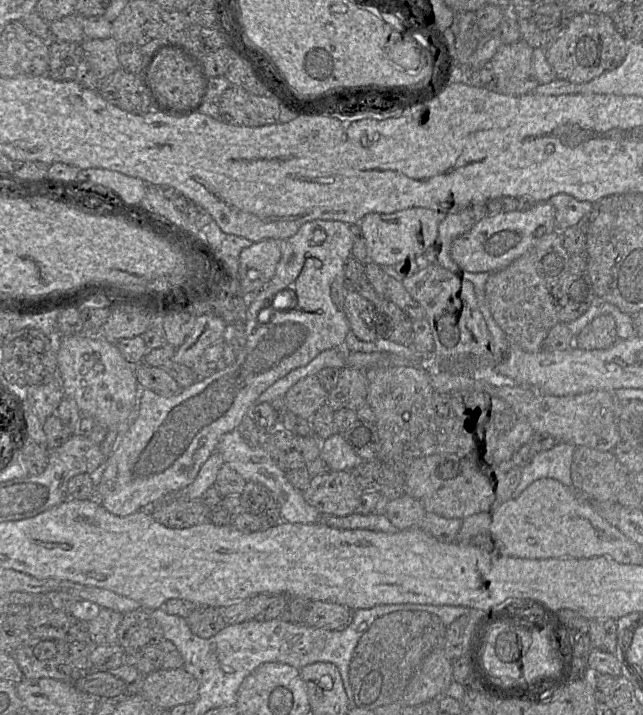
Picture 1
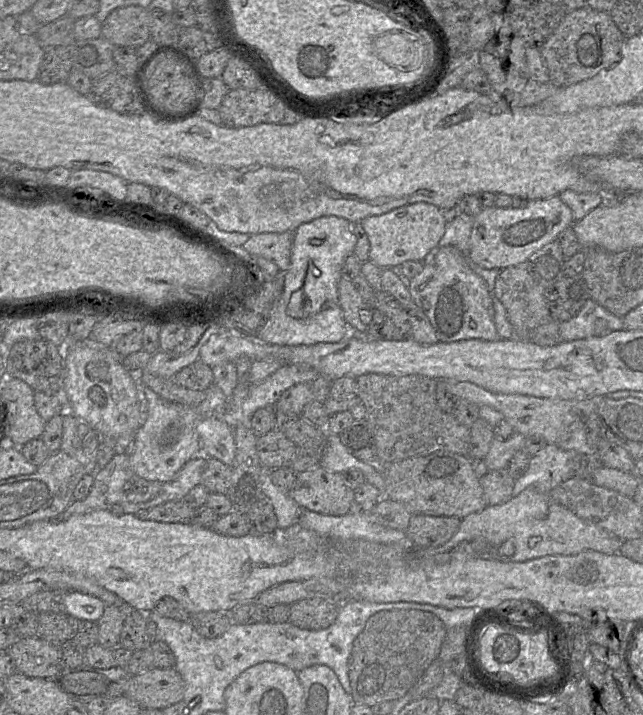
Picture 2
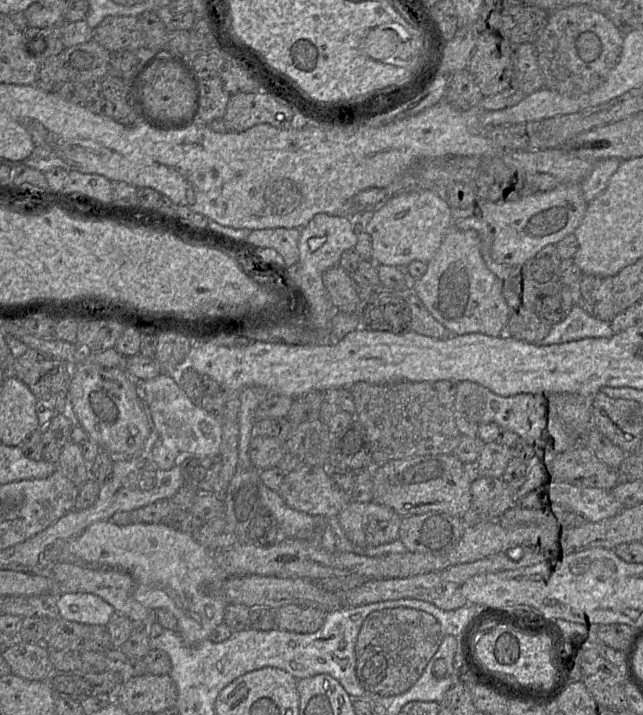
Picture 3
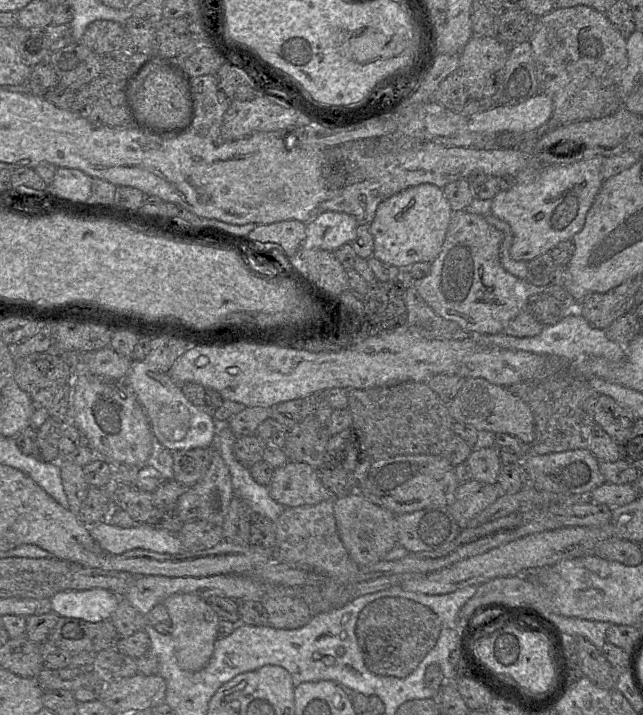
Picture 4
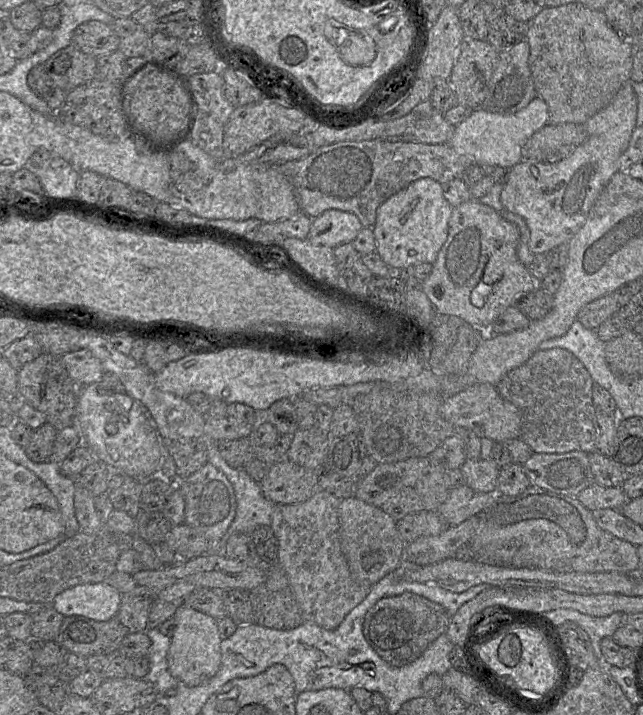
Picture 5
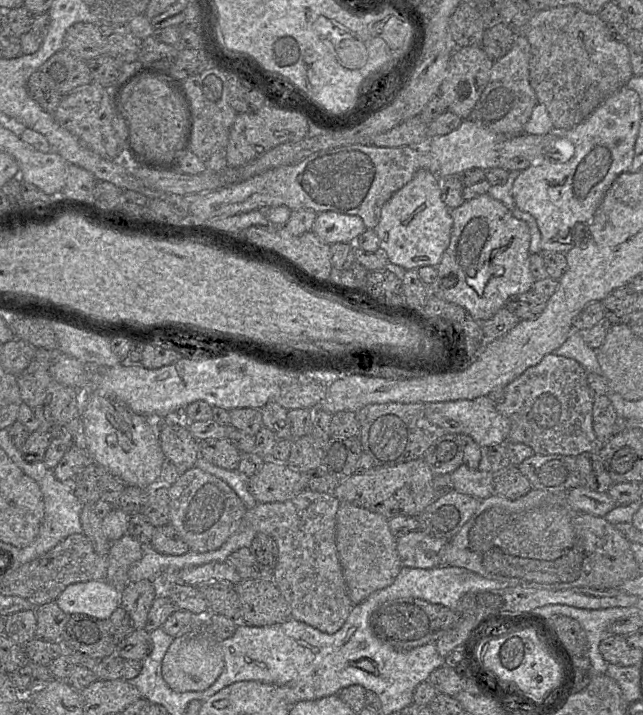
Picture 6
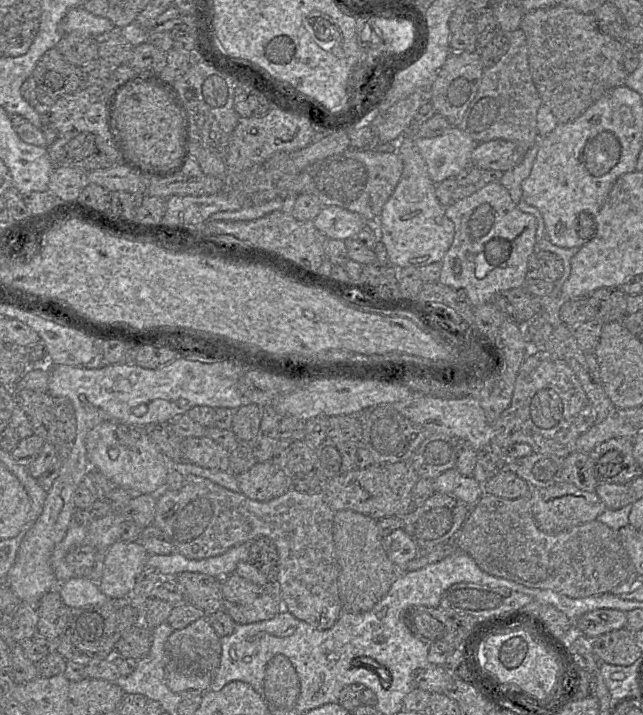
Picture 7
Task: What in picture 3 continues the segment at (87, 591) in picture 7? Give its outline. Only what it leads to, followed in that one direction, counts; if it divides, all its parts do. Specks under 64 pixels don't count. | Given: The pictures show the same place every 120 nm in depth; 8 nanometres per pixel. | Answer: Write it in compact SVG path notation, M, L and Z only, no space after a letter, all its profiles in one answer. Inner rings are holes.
M64 593L57 596L59 616L91 625L107 625L114 608L92 593Z

